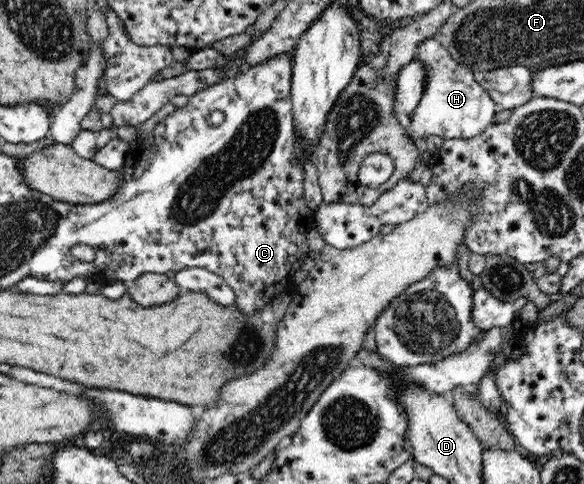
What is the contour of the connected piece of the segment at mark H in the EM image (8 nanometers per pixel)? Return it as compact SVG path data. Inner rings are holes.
M429 37L418 44L416 60L424 64L426 77L421 100L412 112L412 118L405 122L406 134L411 143L419 138L435 134L441 138L473 138L494 124L499 109L490 94L475 81L473 72L459 64L449 51L435 39Z

